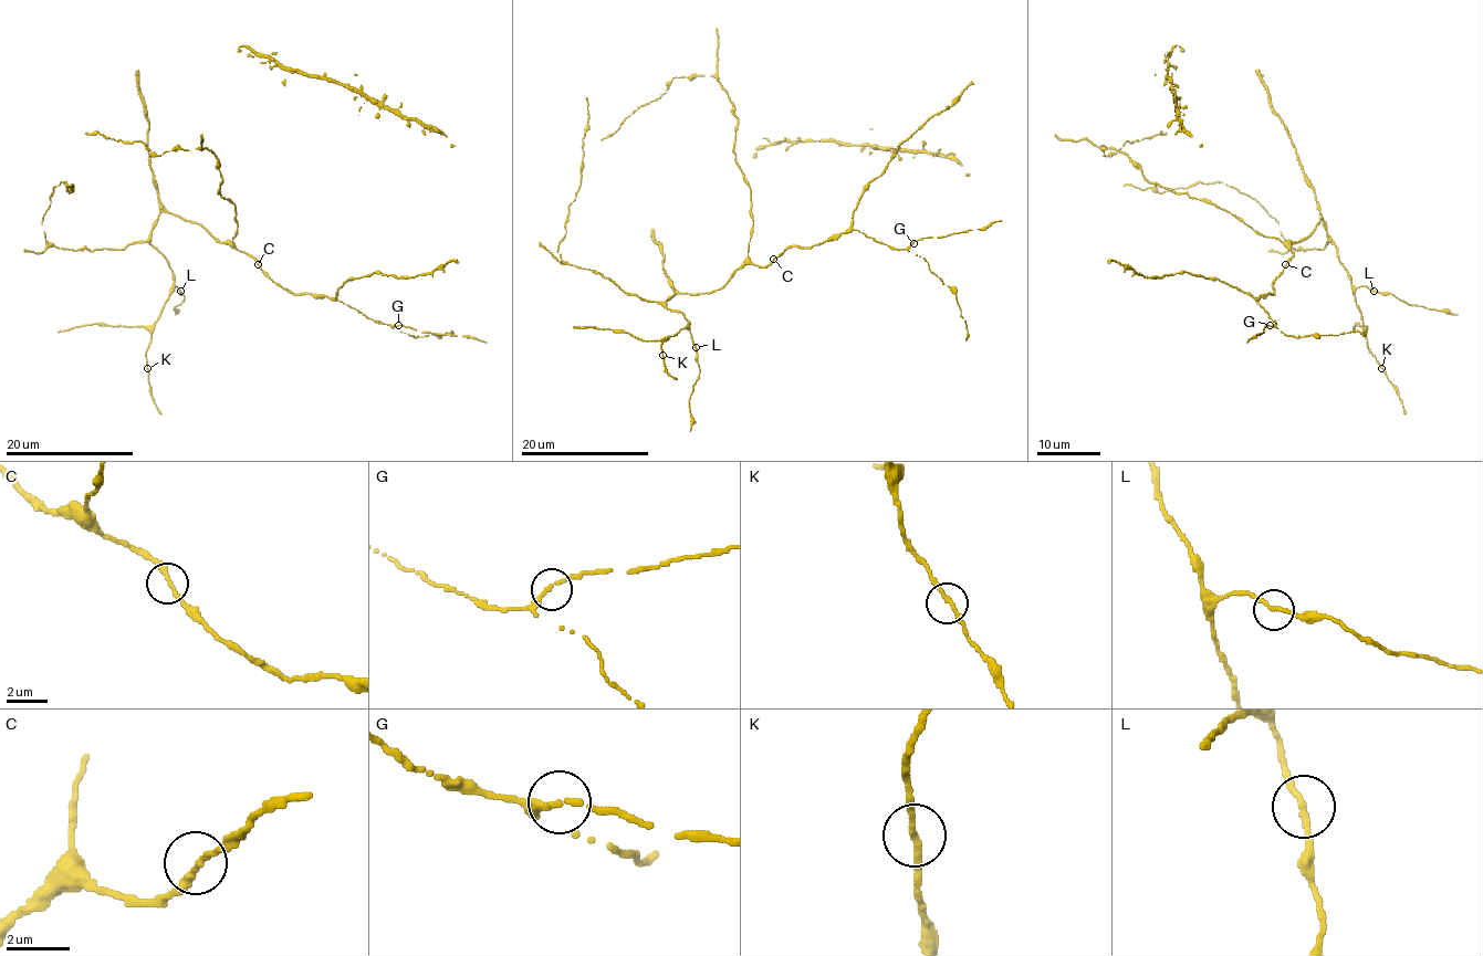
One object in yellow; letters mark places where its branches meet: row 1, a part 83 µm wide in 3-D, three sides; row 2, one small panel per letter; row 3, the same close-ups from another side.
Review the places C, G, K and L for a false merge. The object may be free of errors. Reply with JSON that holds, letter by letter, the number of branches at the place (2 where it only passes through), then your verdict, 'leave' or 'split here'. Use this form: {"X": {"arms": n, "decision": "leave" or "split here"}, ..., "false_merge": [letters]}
{"C": {"arms": 2, "decision": "leave"}, "G": {"arms": 2, "decision": "leave"}, "K": {"arms": 2, "decision": "leave"}, "L": {"arms": 2, "decision": "leave"}, "false_merge": []}

